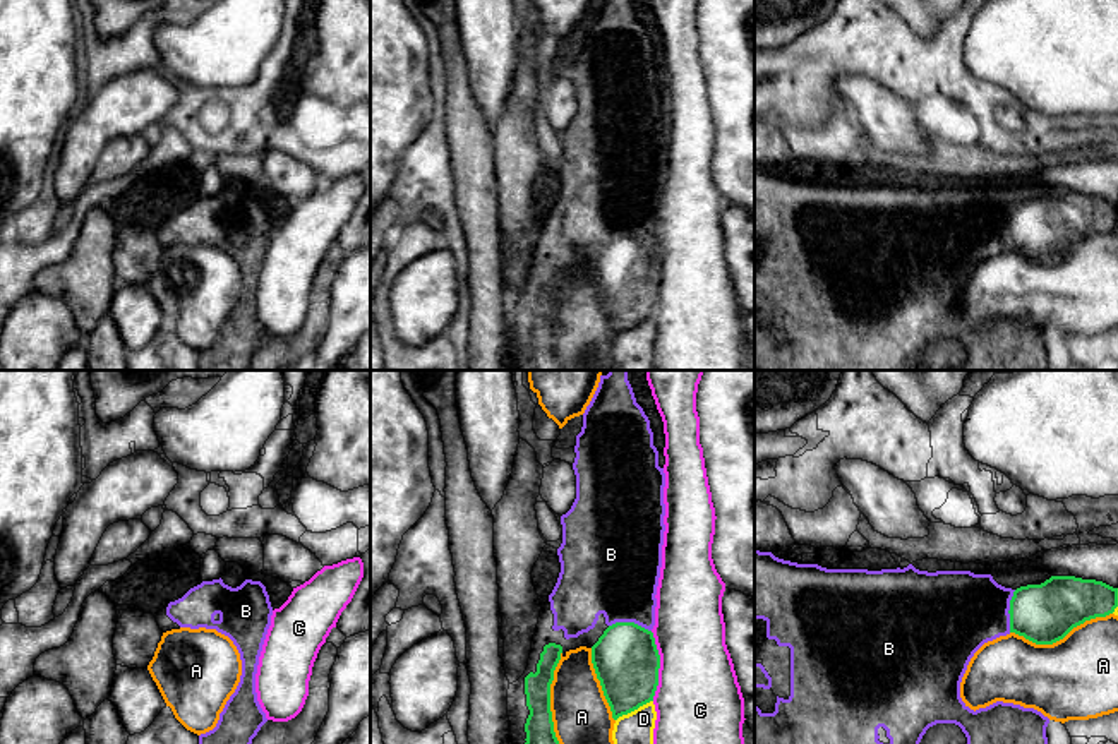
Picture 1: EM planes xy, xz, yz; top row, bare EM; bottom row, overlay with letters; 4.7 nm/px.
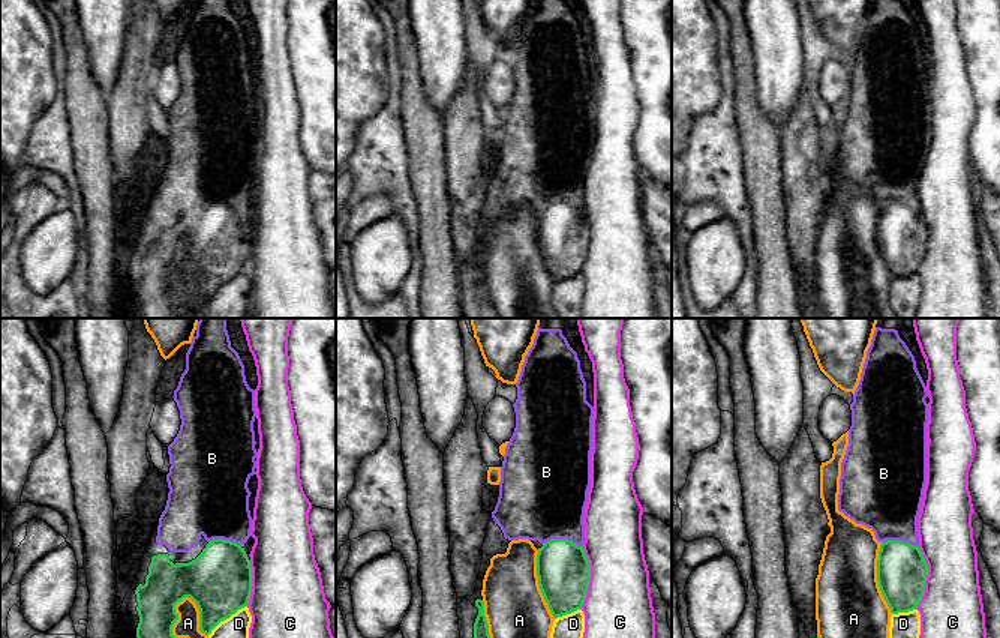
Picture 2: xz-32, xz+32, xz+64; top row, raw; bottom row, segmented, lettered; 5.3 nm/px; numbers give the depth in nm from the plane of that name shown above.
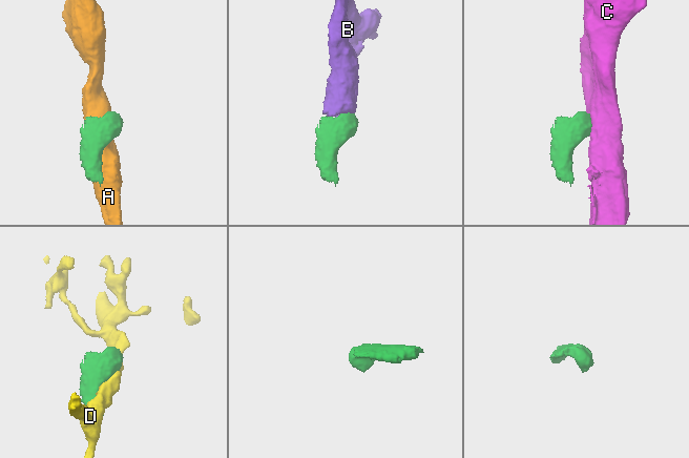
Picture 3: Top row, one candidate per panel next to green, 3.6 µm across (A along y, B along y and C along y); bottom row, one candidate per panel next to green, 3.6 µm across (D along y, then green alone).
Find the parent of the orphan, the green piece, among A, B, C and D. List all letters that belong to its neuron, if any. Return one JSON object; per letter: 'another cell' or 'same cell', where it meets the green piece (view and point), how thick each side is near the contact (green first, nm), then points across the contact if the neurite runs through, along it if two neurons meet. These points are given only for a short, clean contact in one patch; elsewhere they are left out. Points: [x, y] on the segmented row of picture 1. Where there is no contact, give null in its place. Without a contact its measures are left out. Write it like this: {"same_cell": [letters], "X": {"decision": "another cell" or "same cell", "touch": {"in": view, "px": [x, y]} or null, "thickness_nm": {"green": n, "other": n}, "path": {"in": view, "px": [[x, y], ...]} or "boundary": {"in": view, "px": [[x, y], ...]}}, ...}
{"same_cell": ["B"], "A": {"decision": "another cell", "touch": {"in": "yz", "px": [1060, 638]}, "thickness_nm": {"green": 280, "other": 380}}, "B": {"decision": "same cell", "touch": {"in": "xz", "px": [630, 623]}, "thickness_nm": {"green": 300, "other": 400}}, "C": {"decision": "another cell", "touch": {"in": "xz", "px": [659, 666]}, "thickness_nm": {"green": 300, "other": 400}, "boundary": {"in": "xz", "px": [[650, 631], [659, 655], [659, 684], [654, 700]]}}, "D": {"decision": "another cell", "touch": {"in": "xz", "px": [633, 710]}, "thickness_nm": {"green": 300, "other": 160}}}

